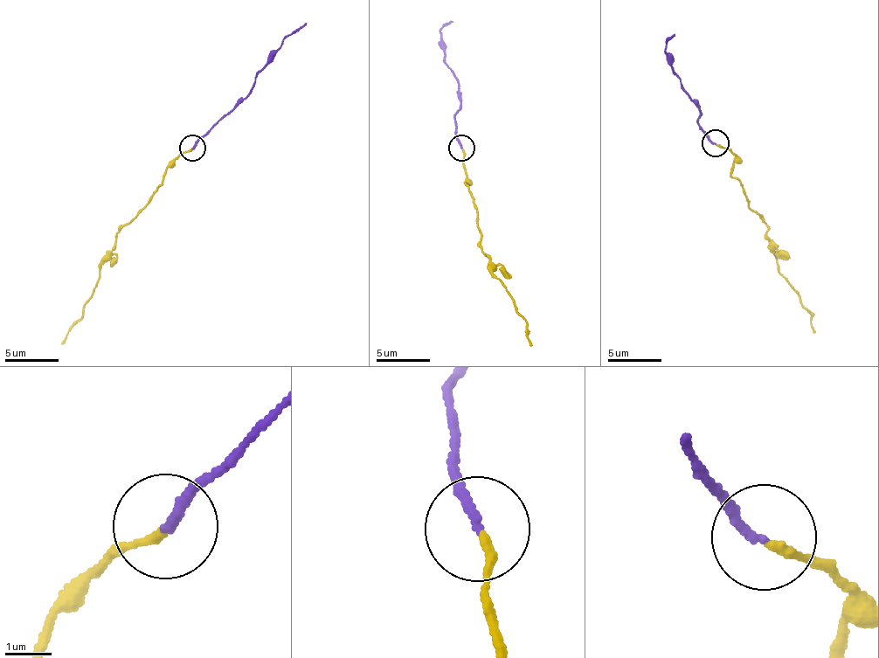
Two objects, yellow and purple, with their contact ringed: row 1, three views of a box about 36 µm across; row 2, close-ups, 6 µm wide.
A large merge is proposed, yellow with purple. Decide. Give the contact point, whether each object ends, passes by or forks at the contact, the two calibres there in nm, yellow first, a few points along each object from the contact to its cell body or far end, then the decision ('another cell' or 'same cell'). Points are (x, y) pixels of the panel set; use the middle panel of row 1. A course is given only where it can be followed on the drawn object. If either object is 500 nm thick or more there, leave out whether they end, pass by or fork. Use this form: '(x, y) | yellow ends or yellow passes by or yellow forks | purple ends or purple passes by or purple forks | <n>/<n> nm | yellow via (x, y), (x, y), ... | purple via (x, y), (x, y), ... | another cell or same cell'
(461, 148) | yellow ends | purple ends | 180/190 nm | yellow via (463, 148), (484, 252), (528, 322), (531, 345) | purple via (461, 148), (454, 133), (460, 100), (457, 84), (439, 43), (442, 27), (453, 20) | another cell

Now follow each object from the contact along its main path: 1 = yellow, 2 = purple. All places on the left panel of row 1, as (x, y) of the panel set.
1: (192, 149), (171, 161), (144, 210), (117, 235), (117, 248), (98, 272), (82, 320), (71, 327), (62, 344)
2: (192, 147), (199, 136), (246, 95), (271, 53), (307, 23)

